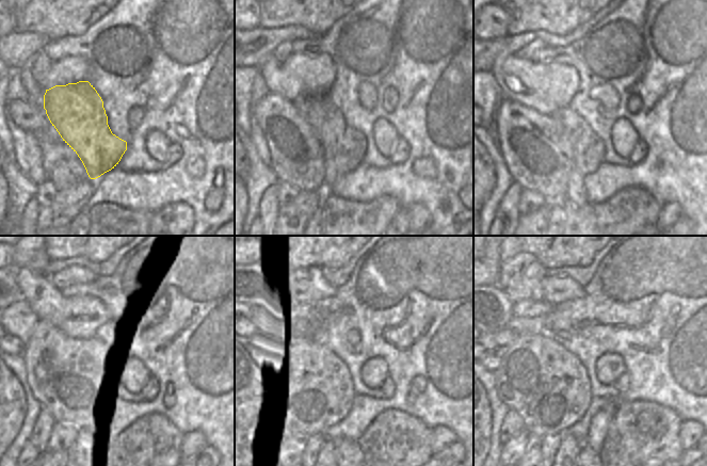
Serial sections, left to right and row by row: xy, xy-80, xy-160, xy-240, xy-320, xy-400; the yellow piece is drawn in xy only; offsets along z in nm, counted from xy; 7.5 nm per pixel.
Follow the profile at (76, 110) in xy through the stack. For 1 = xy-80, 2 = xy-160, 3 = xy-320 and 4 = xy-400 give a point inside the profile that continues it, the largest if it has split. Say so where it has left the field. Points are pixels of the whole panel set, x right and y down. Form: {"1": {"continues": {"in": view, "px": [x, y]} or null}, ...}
{"1": {"continues": {"in": "xy-80", "px": [344, 147]}}, "2": {"continues": {"in": "xy-160", "px": [589, 147]}}, "3": {"continues": {"in": "xy-320", "px": [349, 452]}}, "4": {"continues": {"in": "xy-400", "px": [585, 452]}}}

